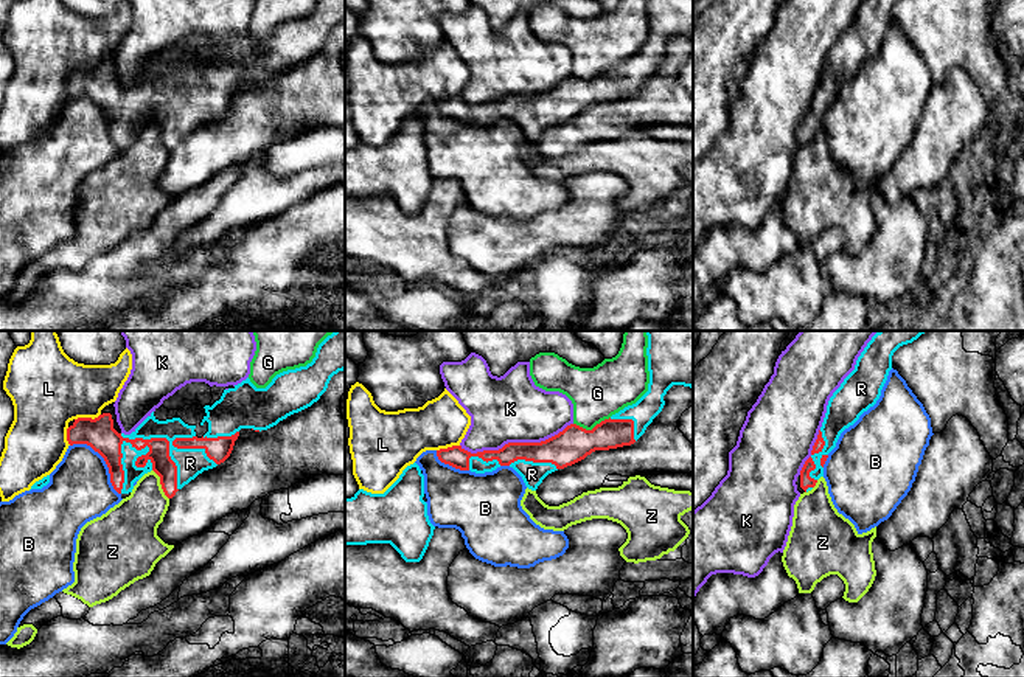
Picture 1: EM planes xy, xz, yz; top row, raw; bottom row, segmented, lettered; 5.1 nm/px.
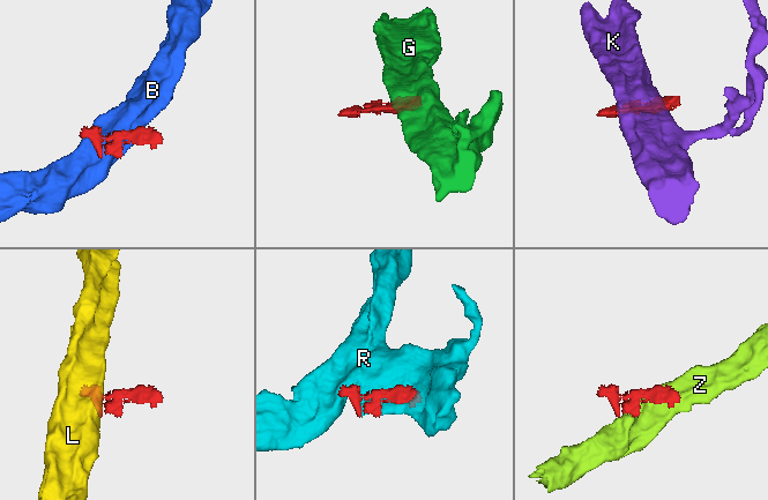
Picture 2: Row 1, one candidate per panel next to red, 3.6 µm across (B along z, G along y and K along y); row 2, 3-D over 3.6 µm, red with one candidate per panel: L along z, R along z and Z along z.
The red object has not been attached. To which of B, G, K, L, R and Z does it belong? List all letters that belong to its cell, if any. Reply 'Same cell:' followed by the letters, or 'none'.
Same cell: R

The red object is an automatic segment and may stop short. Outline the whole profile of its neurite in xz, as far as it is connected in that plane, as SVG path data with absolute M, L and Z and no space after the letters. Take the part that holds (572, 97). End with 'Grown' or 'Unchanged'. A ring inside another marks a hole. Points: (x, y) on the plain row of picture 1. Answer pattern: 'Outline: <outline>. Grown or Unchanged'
Outline: M646 0L646 8L648 43L592 82L570 76L541 95L508 95L499 102L477 106L452 98L437 102L437 109L444 116L475 126L510 118L528 141L536 143L549 126L572 118L595 102L631 98L662 64L664 48L673 37L693 40L693 0Z. Grown

